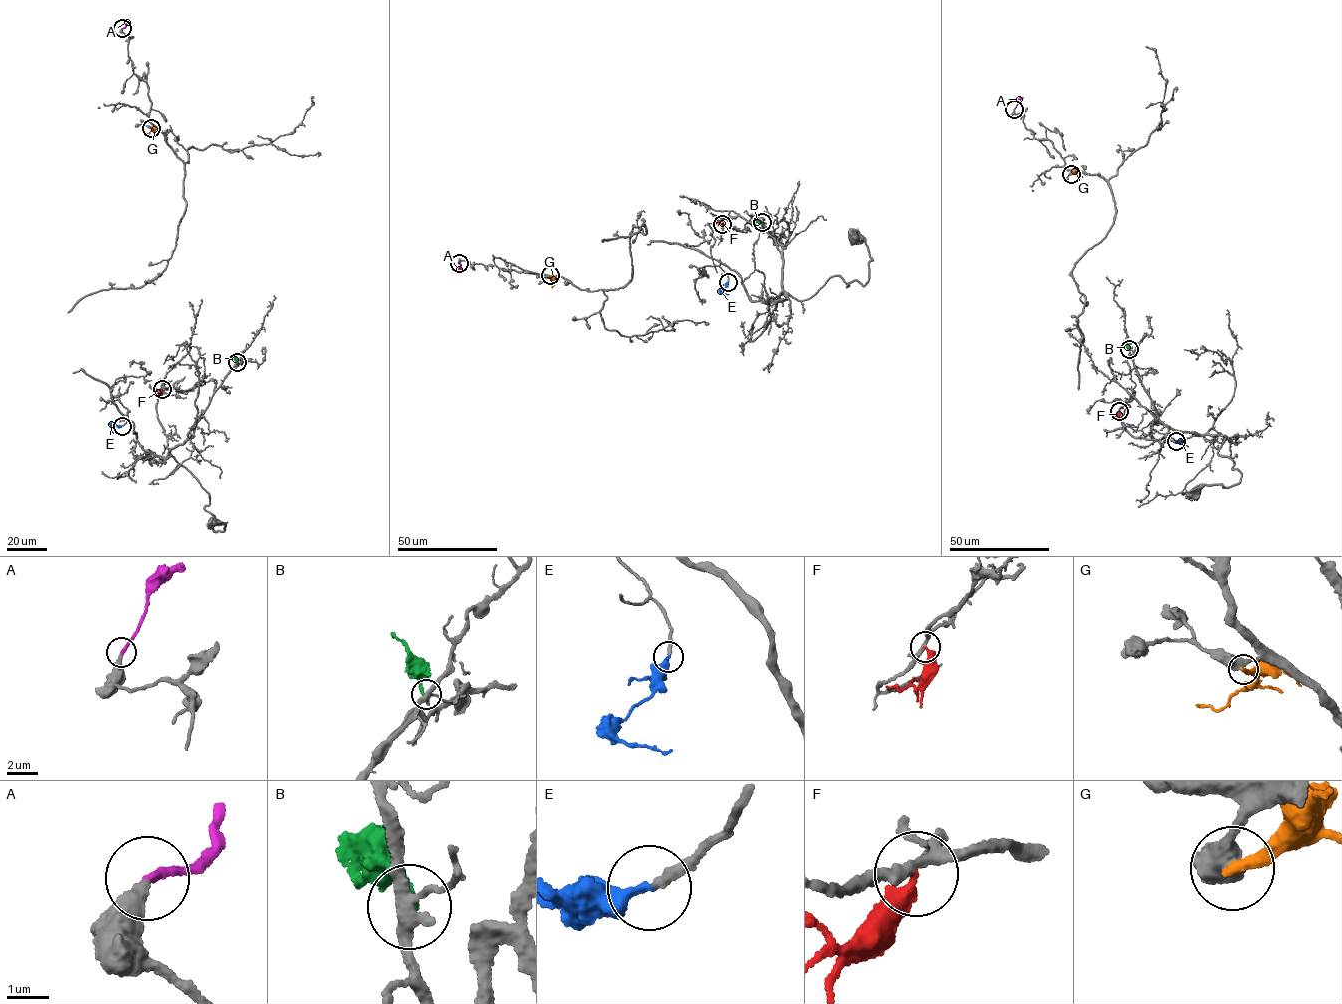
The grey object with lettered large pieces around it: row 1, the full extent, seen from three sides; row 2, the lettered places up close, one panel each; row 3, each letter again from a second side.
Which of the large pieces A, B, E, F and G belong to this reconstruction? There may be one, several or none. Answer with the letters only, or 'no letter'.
A, E

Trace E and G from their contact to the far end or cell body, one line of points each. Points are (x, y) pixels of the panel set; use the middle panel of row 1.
E: (728, 281), (721, 292), (729, 294)
G: (551, 275), (553, 279), (551, 287)

